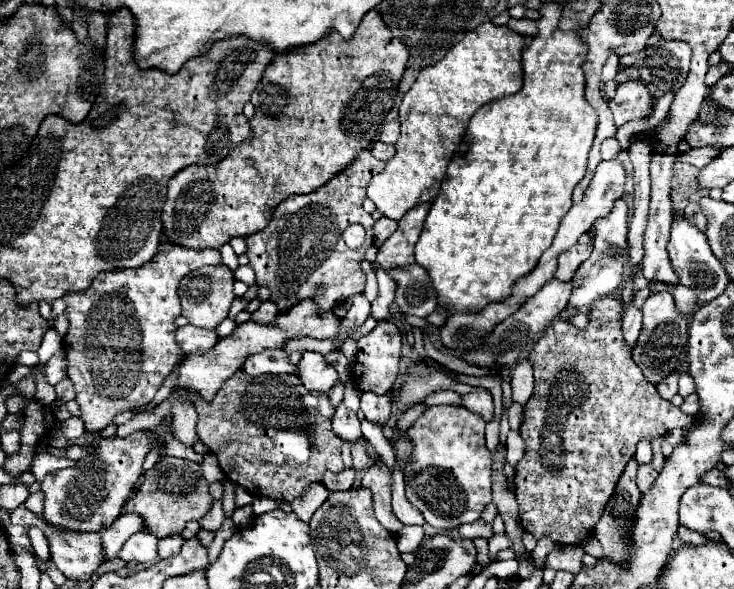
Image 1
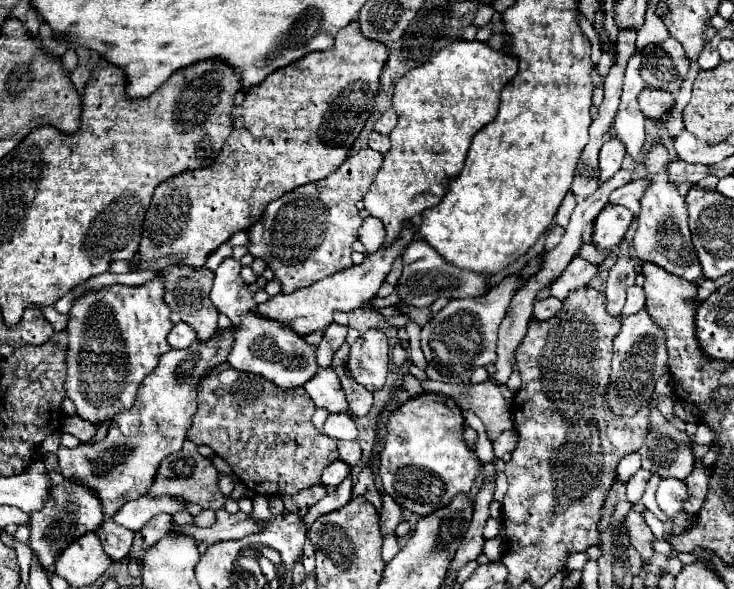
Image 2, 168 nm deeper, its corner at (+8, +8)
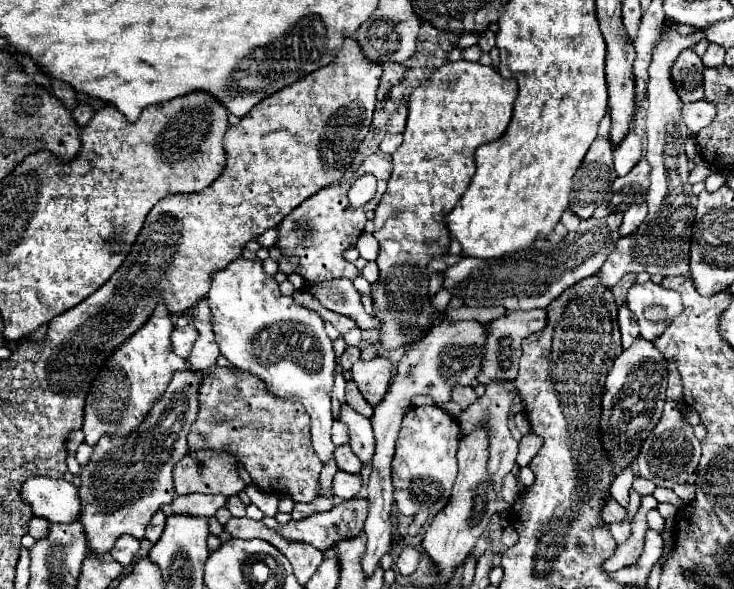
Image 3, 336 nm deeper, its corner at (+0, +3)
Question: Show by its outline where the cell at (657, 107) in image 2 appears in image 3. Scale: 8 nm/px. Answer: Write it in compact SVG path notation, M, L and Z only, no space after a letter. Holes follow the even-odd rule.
M695 101L695 103L685 103L683 105L683 123L693 131L701 131L703 127L707 127L713 117L717 115L717 109L713 103L709 101Z

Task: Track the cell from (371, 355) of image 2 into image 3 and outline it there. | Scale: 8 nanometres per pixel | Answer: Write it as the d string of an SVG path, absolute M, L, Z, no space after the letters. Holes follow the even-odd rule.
M375 357L371 361L357 361L351 369L351 379L365 397L369 405L377 405L389 389L393 377L393 363L385 357Z

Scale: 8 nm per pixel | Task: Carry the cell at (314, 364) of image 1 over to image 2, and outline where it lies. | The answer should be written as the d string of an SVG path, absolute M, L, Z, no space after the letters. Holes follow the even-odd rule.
M319 366L315 376L305 382L303 386L315 406L327 408L329 412L347 412L347 400L343 396L339 378L333 368L323 368Z

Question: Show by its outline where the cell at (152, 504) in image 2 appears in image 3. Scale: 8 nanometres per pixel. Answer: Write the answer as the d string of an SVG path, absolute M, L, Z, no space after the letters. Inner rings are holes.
M191 493L191 495L181 495L177 497L171 505L163 505L163 513L195 513L195 515L205 515L213 517L221 507L225 507L227 497L225 495L203 495L203 493Z

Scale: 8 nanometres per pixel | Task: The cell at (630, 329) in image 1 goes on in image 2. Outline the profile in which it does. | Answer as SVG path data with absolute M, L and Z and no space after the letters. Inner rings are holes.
M631 286L631 288L627 290L627 304L625 304L625 308L621 310L621 316L631 316L631 314L637 312L639 308L643 308L643 304L645 304L645 292L643 292L643 288Z

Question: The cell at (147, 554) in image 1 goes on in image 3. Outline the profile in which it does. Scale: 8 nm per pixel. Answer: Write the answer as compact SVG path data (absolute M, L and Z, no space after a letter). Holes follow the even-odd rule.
M121 535L115 547L111 549L111 555L115 557L115 561L119 561L123 567L129 567L135 561L137 553L139 553L139 541L131 535Z

